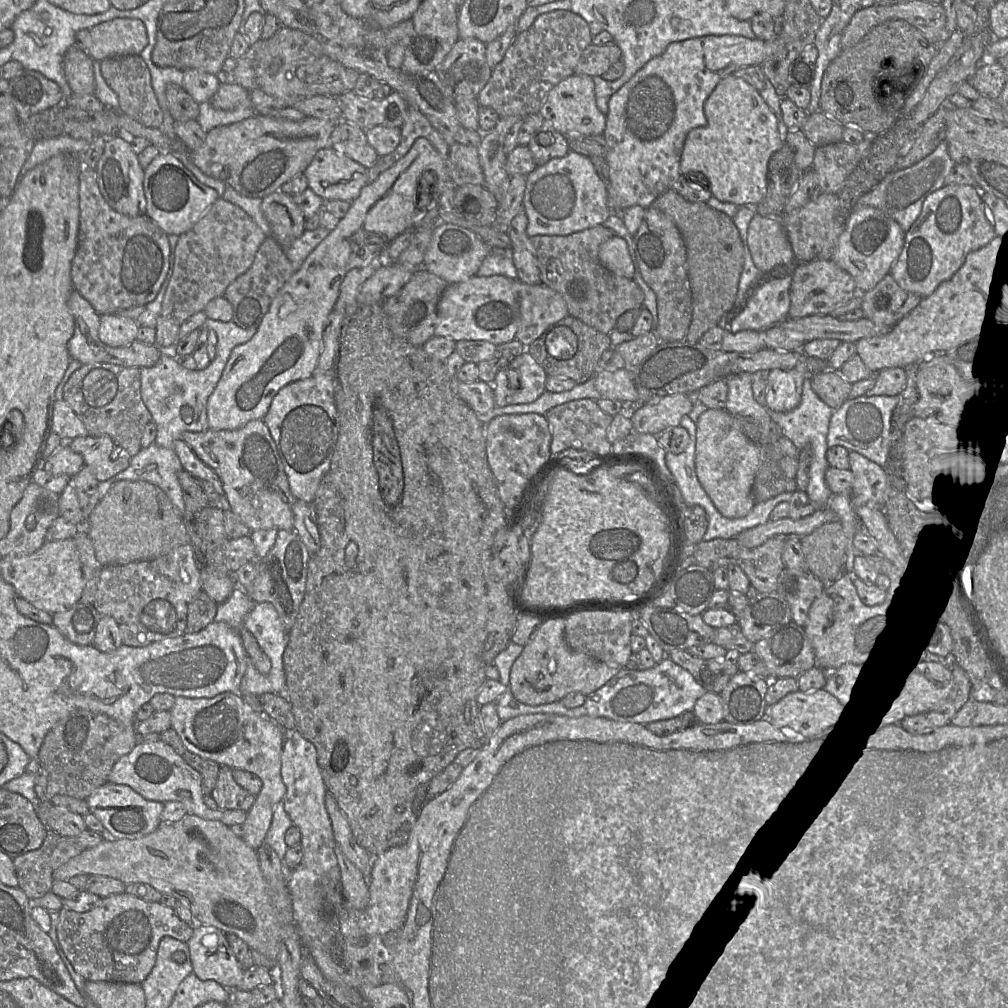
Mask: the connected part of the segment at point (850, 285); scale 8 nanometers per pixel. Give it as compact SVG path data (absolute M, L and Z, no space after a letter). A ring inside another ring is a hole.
M817 259L796 264L790 287L791 304L788 313L790 319L811 315L829 315L859 294L853 277L831 259Z

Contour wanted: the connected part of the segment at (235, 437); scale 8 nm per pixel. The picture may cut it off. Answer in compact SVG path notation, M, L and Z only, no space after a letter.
M251 420L235 430L187 431L182 434L182 440L217 473L231 510L251 531L270 528L293 530L292 506L298 499L290 491L276 444L264 420Z

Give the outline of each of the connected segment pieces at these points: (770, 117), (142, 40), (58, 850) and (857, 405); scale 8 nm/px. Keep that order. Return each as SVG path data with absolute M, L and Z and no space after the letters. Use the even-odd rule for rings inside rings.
M733 75L725 77L718 83L705 101L704 113L707 125L692 129L686 137L680 159L681 175L690 185L708 189L721 202L755 207L766 196L769 160L784 143L784 132L788 129L782 121L777 120L754 87L742 78Z
M115 18L89 29L88 55L96 61L139 55L148 43L147 31L140 19Z
M88 828L77 836L62 836L52 830L47 830L43 844L38 849L13 859L18 887L26 894L29 900L43 897L51 891L54 881L53 873L56 869L83 851L97 846L103 839L102 834Z
M860 396L847 399L831 416L827 435L828 447L843 446L884 468L889 461L891 418L897 402L898 396Z

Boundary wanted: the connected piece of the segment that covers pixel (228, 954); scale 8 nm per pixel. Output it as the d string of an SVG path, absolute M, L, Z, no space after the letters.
M195 925L186 943L193 972L199 979L214 980L226 989L240 985L244 970L223 931L214 926Z

